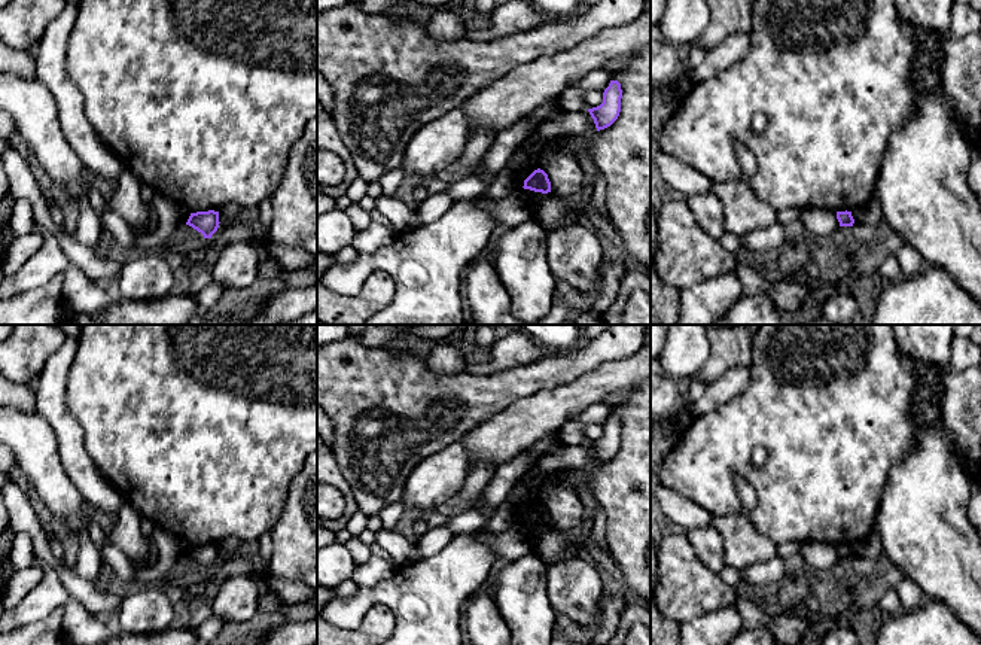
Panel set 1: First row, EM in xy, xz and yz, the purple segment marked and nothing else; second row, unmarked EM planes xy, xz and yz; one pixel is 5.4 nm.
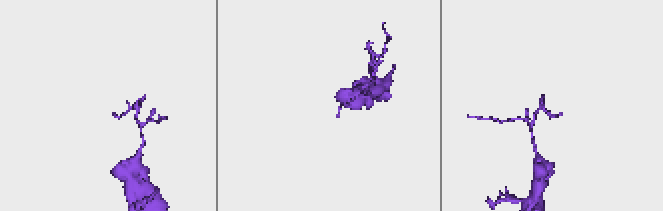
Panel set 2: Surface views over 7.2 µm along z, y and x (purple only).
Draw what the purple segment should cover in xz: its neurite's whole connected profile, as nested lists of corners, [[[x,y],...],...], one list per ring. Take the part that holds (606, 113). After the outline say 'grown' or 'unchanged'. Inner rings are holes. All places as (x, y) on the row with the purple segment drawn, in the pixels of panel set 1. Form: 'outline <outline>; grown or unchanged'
outline [[[610,80],[603,92],[603,103],[597,107],[588,109],[594,119],[597,131],[610,127],[621,112],[622,89],[618,80]]]; unchanged

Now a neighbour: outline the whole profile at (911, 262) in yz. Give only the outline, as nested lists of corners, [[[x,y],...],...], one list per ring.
[[[904,243],[904,246],[895,253],[895,256],[901,267],[901,279],[910,279],[920,274],[926,264],[918,249],[908,243]]]

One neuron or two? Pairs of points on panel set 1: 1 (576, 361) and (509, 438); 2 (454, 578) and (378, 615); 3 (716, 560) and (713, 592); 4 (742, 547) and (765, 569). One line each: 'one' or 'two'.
1: two
2: two
3: two
4: two

